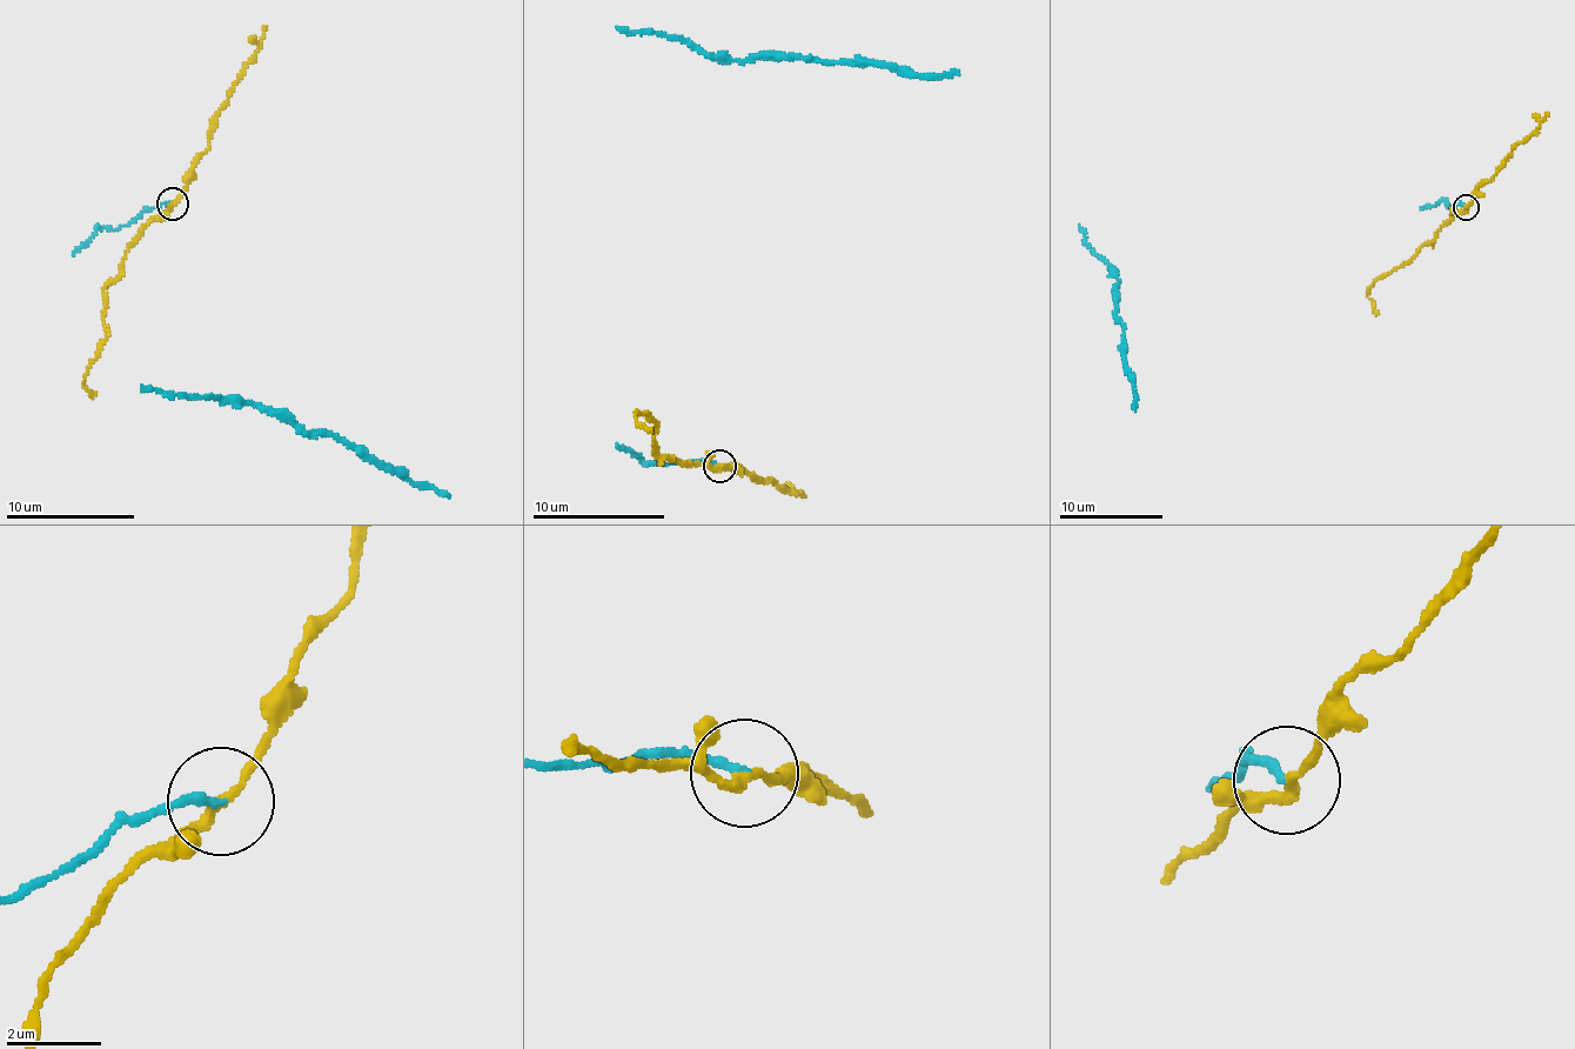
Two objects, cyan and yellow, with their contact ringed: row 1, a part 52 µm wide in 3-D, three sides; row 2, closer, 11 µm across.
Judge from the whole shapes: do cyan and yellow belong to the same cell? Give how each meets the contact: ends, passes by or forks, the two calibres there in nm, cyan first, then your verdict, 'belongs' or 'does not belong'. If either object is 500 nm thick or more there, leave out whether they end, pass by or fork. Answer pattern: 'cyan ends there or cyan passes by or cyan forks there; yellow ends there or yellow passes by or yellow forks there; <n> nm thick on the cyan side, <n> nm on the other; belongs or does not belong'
cyan ends there; yellow passes by; 180 nm thick on the cyan side, 190 nm on the other; does not belong

